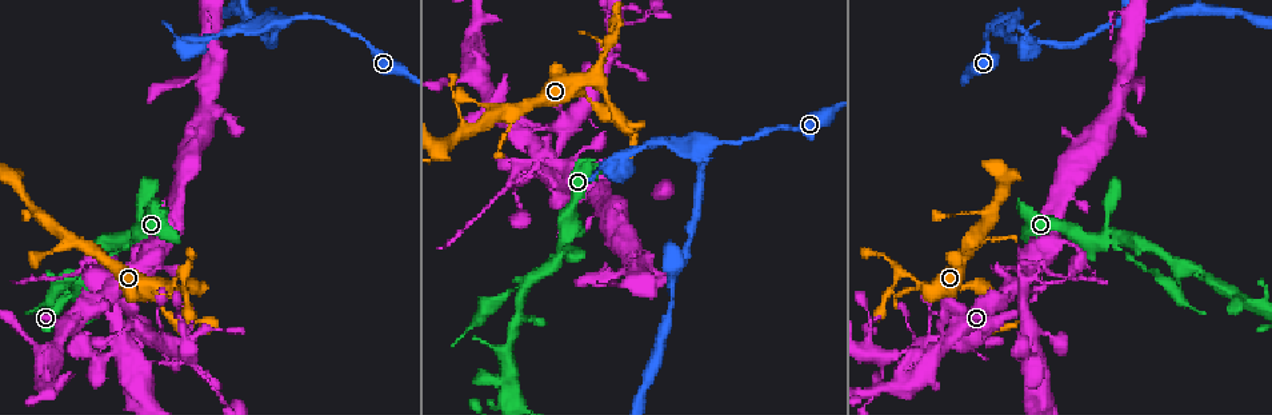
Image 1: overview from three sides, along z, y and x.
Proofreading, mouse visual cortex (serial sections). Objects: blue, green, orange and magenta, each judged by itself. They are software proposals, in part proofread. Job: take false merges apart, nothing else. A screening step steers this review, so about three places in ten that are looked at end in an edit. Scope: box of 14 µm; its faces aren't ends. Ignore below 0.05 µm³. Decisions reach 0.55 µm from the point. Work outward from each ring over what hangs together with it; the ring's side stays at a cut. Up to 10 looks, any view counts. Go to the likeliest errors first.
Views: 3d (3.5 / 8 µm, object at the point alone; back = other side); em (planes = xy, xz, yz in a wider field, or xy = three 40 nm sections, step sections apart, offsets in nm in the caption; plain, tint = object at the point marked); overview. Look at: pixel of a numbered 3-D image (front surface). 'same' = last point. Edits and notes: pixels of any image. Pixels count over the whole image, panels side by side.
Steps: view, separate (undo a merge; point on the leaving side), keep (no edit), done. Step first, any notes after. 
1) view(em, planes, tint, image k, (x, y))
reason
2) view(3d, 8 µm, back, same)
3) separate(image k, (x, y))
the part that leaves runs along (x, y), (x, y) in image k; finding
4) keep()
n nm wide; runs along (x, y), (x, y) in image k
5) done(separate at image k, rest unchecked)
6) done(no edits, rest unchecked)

view(3d, 8 µm, back, image 1, (279, 23))

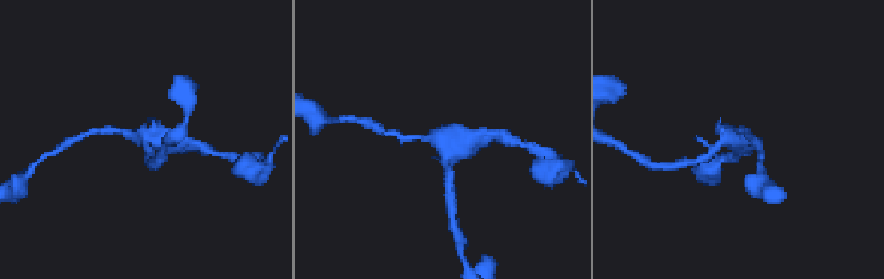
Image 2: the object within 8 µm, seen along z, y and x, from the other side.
view(em, xy, step 2, tint, image 2, (444, 145))

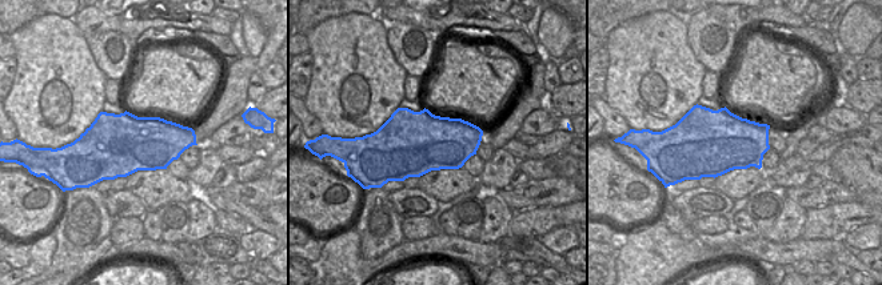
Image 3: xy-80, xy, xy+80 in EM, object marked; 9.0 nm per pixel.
keep()
runs along (408, 138), (443, 143), (450, 176) in image 2; all the same cell

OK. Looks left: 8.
view(3d, 3.5 µm, image 1, (561, 254))
two arms at a narrow angle

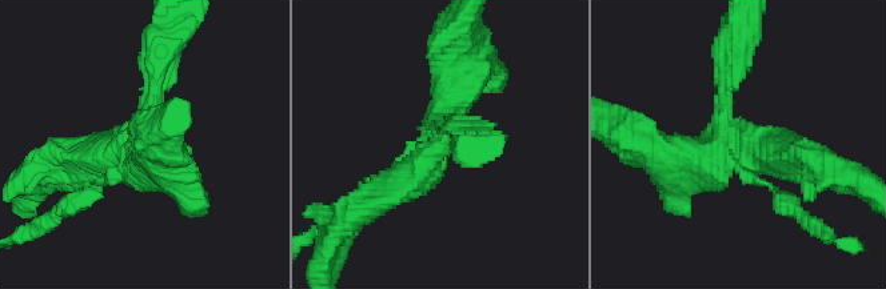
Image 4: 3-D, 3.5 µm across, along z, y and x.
view(em, xy, step 5, tint, image 4, (131, 162))
now the EM

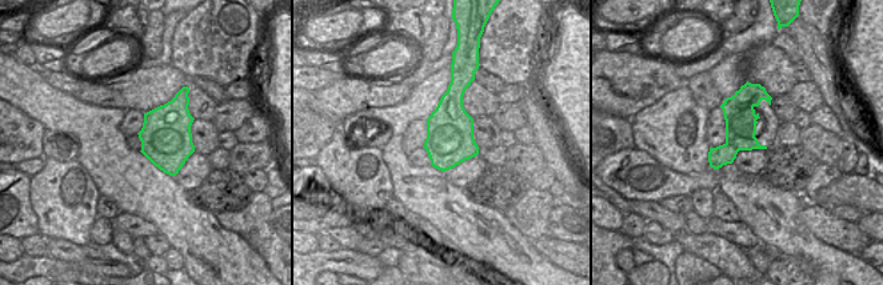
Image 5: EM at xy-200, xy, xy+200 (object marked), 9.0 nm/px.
view(em, xy, step 1, tint, same)
cut it another way

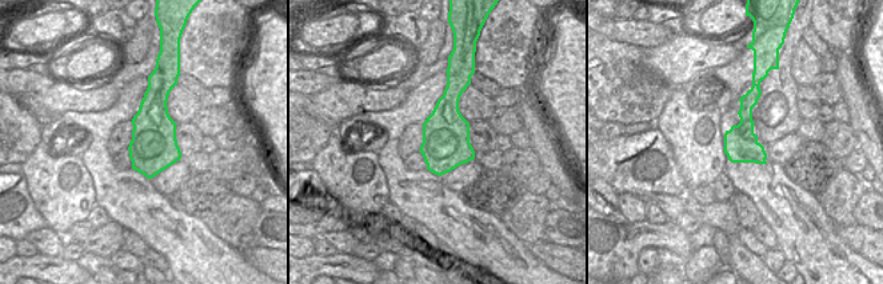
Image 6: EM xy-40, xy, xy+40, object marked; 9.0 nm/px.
separate(image 4, (82, 200))
4 arms; the part that leaves runs along (118, 176), (40, 225) in image 4; two cells meet here

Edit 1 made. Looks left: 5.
view(3d, 3.5 µm, image 1, (938, 349))
abrupt turn

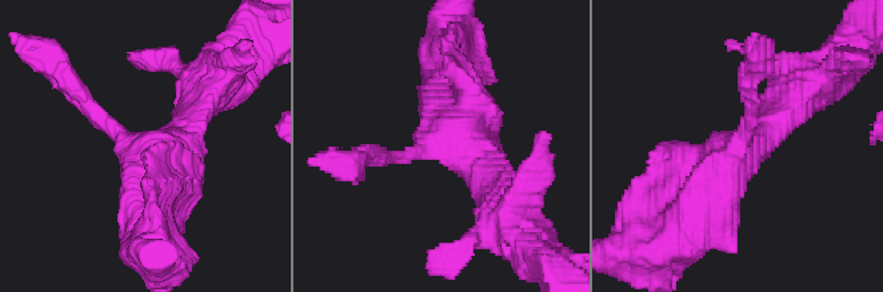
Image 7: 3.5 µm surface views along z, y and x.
view(em, xy, step 2, tint, image 7, (741, 147))
need the tissue

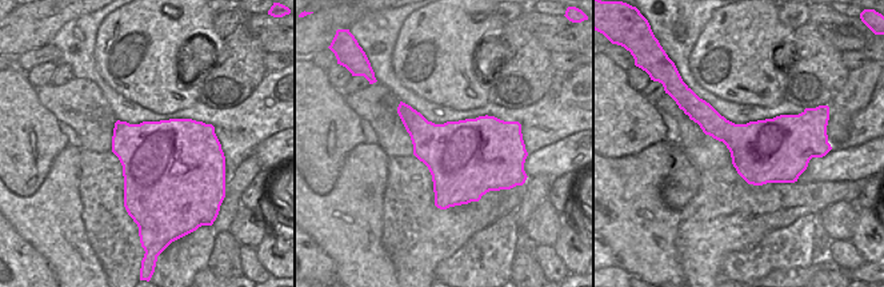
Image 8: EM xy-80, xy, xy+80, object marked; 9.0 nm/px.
keep()
runs along (790, 104), (724, 166), (680, 232) in image 7; continuous, no second cell

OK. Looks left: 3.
view(3d, 3.5 µm, image 1, (570, 168))
thick turns thin

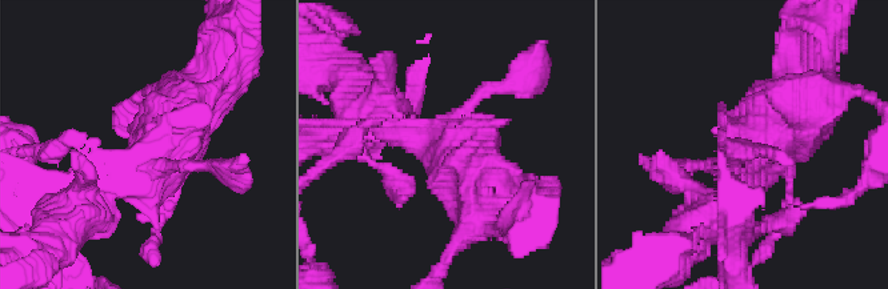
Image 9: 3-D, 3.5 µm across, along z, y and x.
view(em, xy, step 2, tint, image 9, (156, 157))
shape alone is not enough

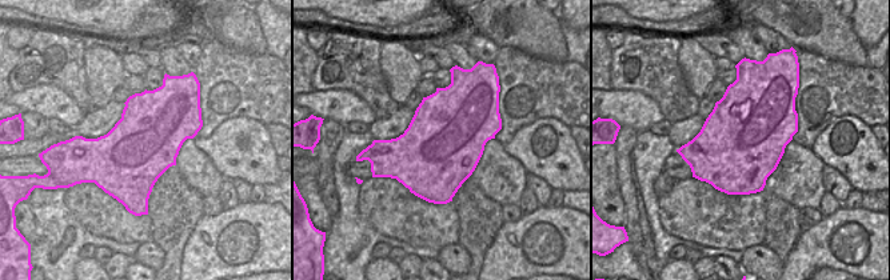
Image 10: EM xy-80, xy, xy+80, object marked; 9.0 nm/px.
view(em, xy, step 3, tint, same)

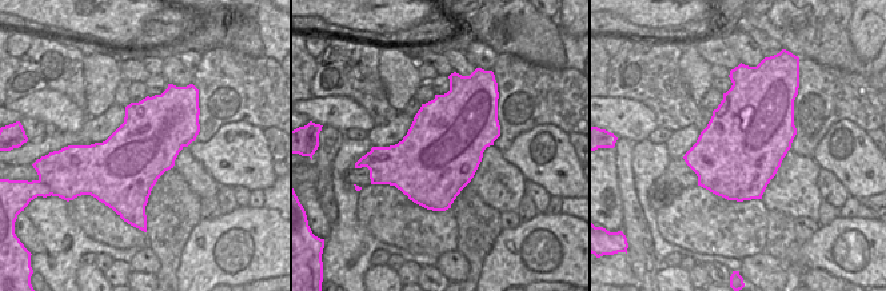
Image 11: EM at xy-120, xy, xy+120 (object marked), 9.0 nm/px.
separate(image 9, (496, 87))
the part that leaves runs along (462, 113), (528, 72), (544, 41) in image 9; two cells meet here

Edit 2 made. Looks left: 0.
done(separate at image 4, separate at image 9, rest unchecked)

